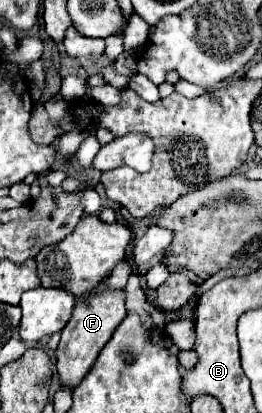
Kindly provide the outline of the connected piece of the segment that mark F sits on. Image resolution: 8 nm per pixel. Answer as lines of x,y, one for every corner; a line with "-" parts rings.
102,288
100,292
90,292
86,300
80,300
74,310
70,322
62,330
62,340
56,348
56,368
60,374
62,384
76,386
94,366
100,350
106,346
106,342
112,338
114,330
120,326
120,322
126,316
126,292
122,288

